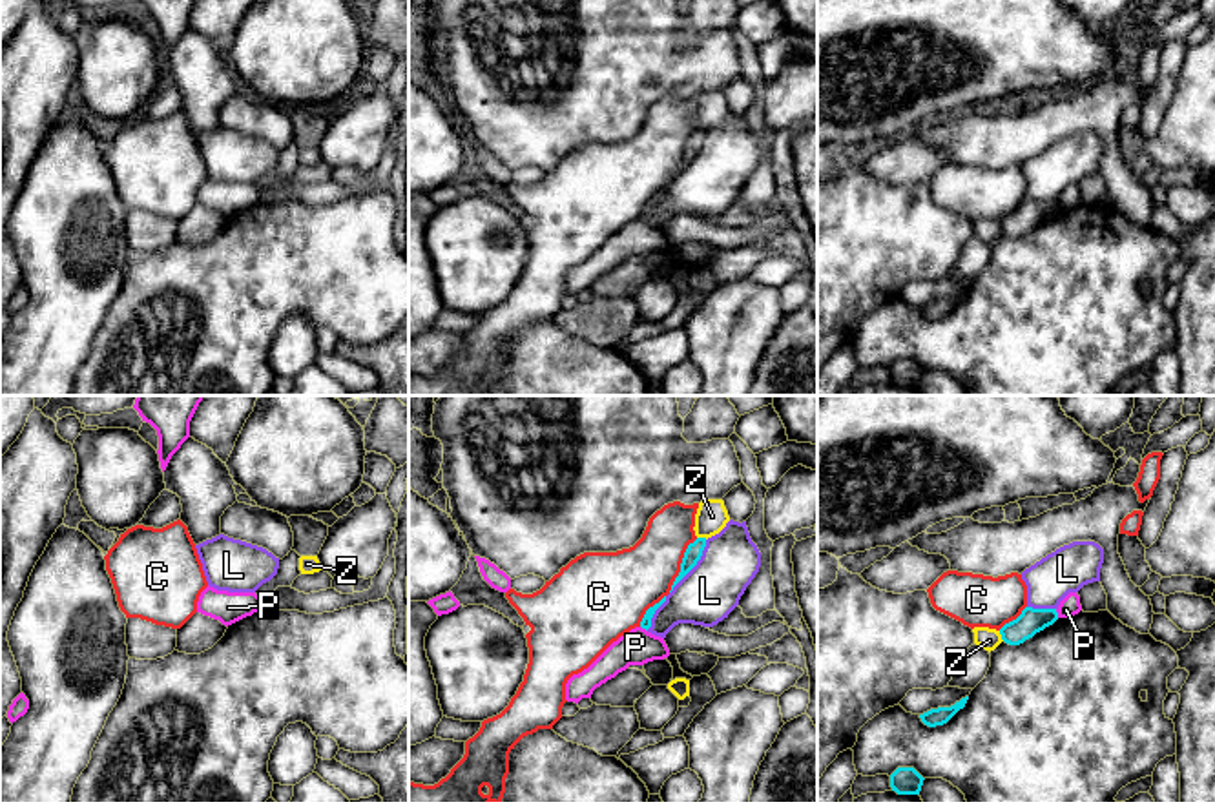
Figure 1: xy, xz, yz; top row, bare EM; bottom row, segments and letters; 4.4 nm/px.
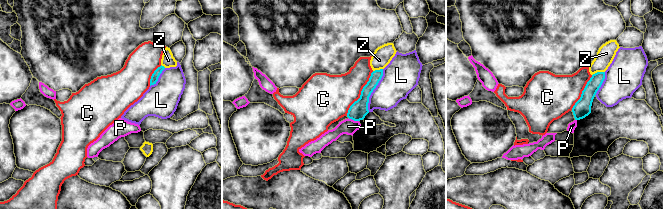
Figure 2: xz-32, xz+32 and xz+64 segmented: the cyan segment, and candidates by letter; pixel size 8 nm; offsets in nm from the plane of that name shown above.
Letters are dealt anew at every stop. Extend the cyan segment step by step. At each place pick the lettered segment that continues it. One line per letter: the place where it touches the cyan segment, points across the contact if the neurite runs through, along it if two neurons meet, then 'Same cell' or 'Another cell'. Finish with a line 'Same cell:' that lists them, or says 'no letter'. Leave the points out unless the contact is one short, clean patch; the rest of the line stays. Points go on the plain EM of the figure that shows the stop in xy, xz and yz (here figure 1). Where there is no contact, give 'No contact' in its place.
C: Touches cyan at xz (681, 155). Another cell
L: Touches cyan at xz (694, 157). Another cell
P: Touches cyan at yz (1057, 205). Boundary: yz (1055, 201), (1059, 208). Another cell
Z: Touches cyan at yz (1002, 228). Another cell
Same cell: no letter

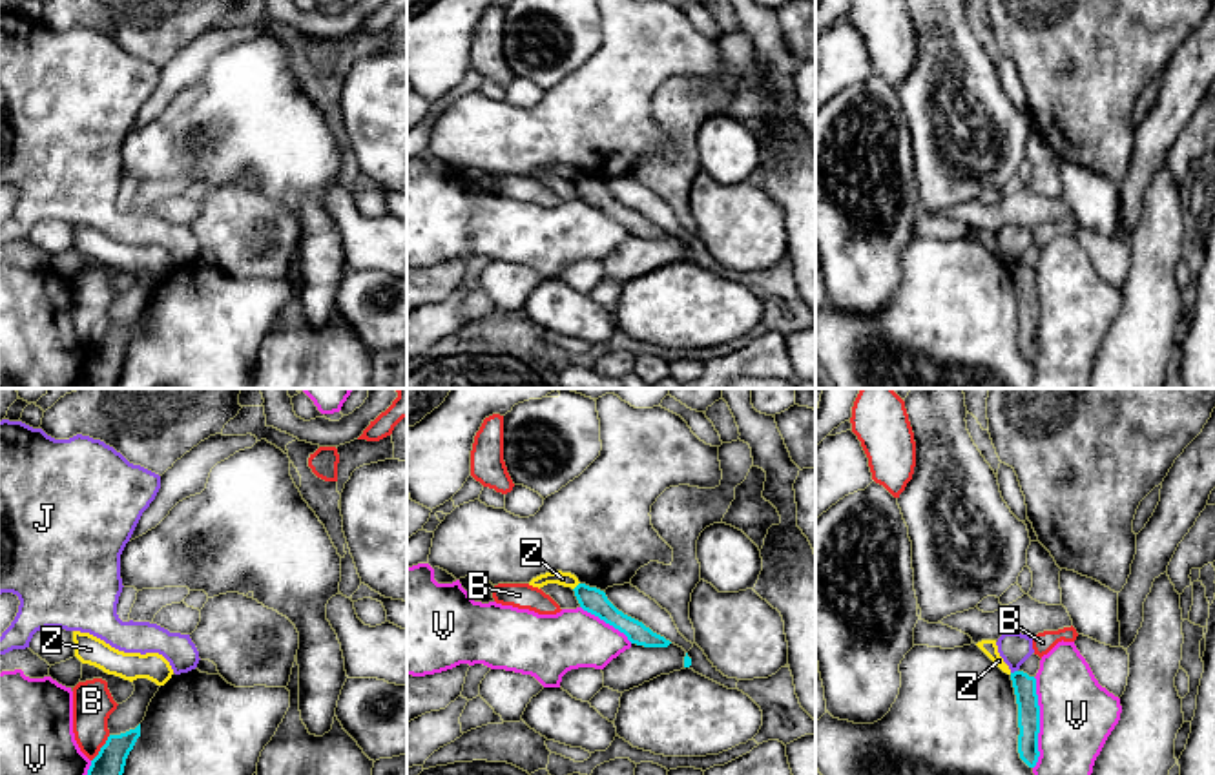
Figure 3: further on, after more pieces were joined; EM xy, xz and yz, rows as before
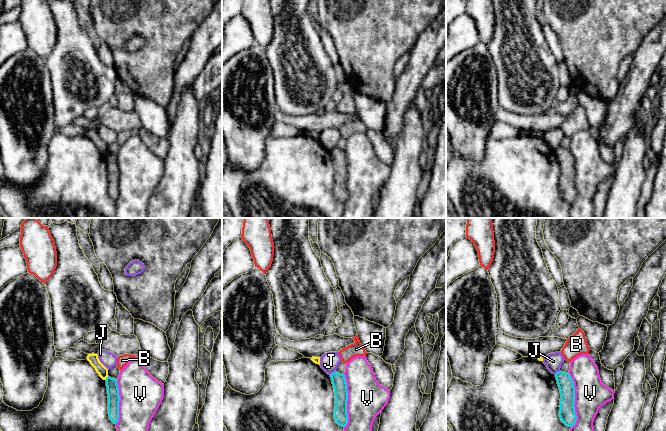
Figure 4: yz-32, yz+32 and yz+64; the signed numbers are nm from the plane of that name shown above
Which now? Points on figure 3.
B: Touches cyan at xy (101, 340). Another cell
J: Touches cyan at yz (1015, 263). Boundary: yz (1017, 261), (1011, 265). Another cell
V: Touches cyan at yz (1038, 314). Another cell
Z: Touches cyan at xz (577, 177). Boundary: xz (579, 174), (573, 181). Another cell
Same cell: no letter

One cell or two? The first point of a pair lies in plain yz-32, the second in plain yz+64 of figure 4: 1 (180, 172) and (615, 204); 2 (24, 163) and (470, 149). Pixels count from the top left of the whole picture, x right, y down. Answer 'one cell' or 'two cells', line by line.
1: one cell
2: one cell

